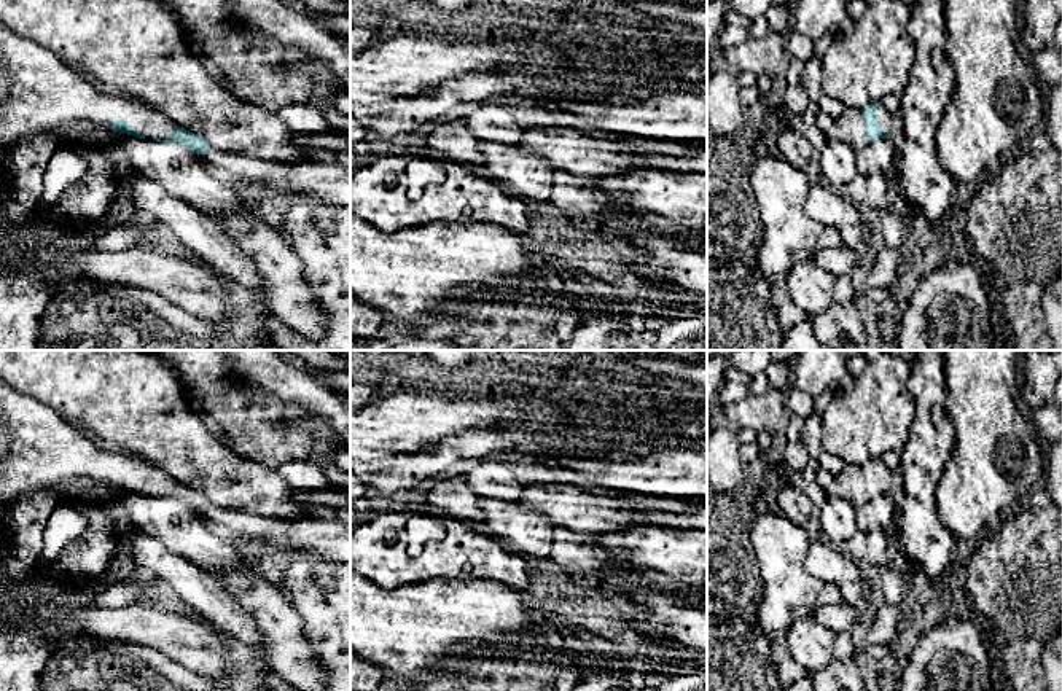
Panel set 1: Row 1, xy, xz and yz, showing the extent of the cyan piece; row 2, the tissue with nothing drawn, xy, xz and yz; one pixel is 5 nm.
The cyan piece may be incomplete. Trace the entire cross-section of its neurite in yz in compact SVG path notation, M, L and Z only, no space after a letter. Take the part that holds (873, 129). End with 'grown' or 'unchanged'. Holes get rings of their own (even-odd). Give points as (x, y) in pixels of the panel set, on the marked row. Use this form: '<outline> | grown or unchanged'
M871 102L861 110L845 107L828 134L858 151L868 143L888 137L890 124L890 113L882 102Z | grown

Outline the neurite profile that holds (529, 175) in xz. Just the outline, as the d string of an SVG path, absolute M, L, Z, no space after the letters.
M479 140L478 150L484 154L486 161L482 164L473 164L471 174L486 180L498 182L516 197L549 201L556 167L546 158L521 146L502 145L497 142Z

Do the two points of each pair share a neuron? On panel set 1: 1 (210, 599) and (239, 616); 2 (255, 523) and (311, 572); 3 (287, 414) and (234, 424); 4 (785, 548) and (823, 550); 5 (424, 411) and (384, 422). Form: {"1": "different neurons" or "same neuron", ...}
{"1": "same neuron", "2": "different neurons", "3": "same neuron", "4": "different neurons", "5": "same neuron"}

